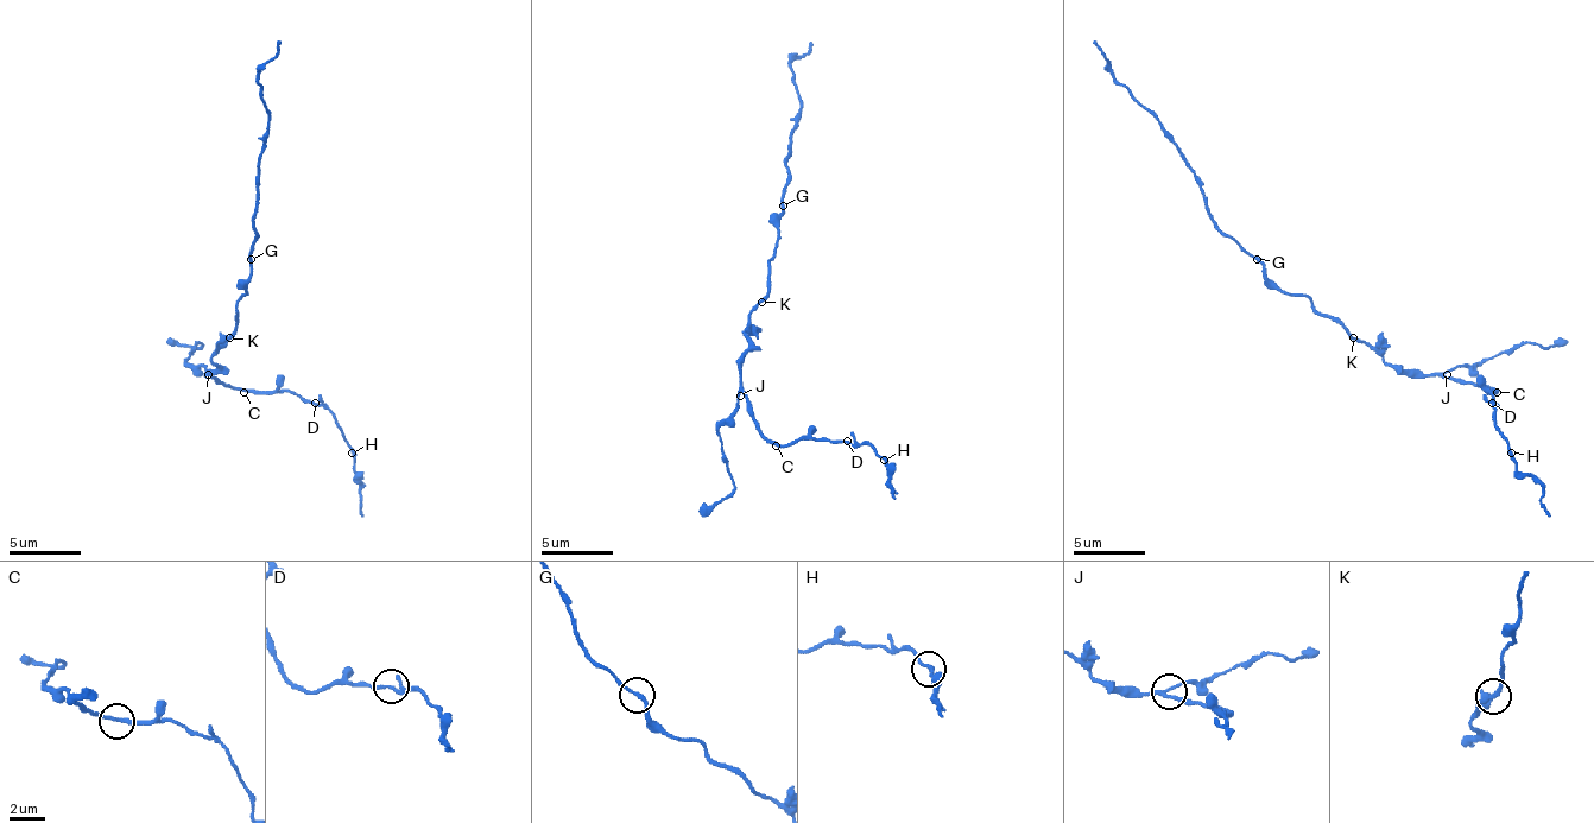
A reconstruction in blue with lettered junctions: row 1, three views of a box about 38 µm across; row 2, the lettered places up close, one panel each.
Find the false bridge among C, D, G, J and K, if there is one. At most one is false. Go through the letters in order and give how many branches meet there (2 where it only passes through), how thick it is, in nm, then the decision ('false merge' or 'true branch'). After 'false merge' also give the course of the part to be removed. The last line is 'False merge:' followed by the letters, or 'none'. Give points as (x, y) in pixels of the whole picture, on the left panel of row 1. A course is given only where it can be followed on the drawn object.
C: 2 branches meet; 200 nm thick; true branch
D: 3 branches meet; 170 nm thick; true branch
G: 2 branches meet; 190 nm thick; true branch
J: 3 branches meet; 170 nm thick; true branch
K: 2 branches meet; 180 nm thick; true branch
False merge: none

